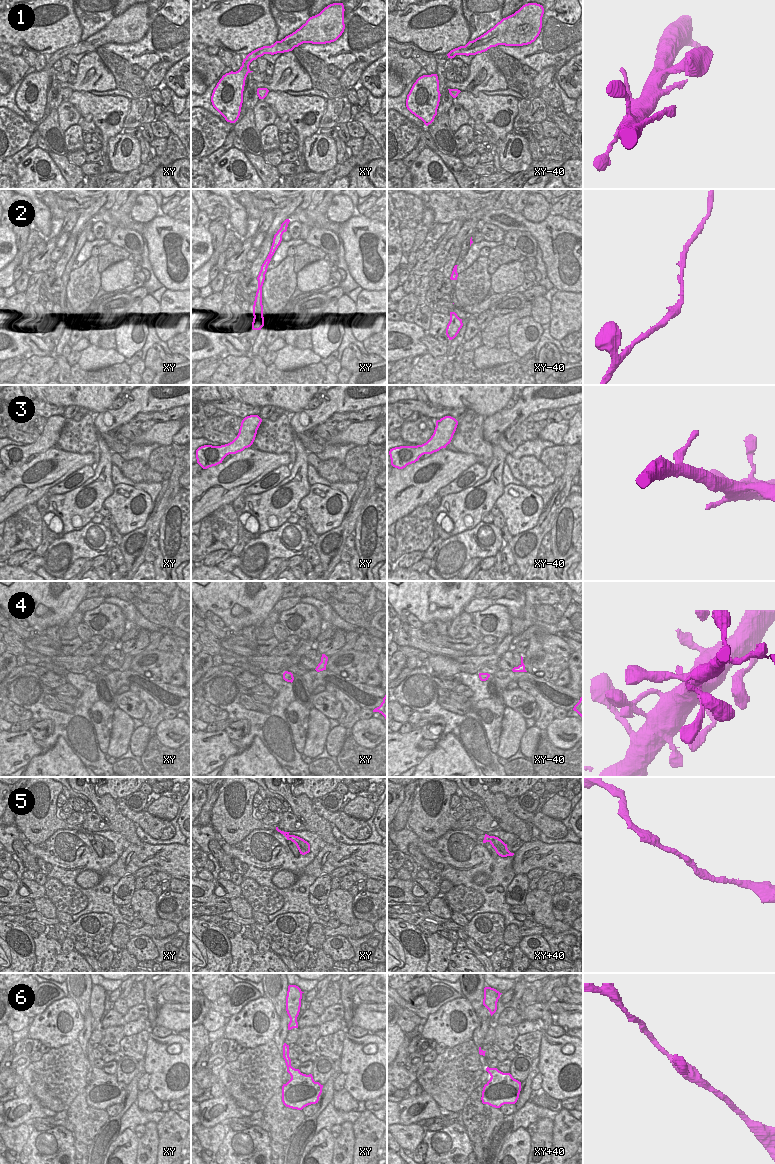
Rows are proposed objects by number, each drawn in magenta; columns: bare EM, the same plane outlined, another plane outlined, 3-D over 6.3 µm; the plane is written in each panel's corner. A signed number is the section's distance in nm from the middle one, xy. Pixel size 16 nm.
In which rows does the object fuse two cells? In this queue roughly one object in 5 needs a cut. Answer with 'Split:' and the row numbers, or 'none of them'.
Split: none of them

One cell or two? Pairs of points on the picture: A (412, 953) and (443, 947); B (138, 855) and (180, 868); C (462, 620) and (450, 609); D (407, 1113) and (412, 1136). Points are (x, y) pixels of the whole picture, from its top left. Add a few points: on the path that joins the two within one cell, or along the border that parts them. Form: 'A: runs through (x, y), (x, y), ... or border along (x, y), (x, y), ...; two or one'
A: border along (425, 938), (428, 962); two
B: runs through (148, 855), (153, 858), (170, 858); one
C: border along (462, 611), (451, 621); two
D: border along (399, 1123), (414, 1124); two

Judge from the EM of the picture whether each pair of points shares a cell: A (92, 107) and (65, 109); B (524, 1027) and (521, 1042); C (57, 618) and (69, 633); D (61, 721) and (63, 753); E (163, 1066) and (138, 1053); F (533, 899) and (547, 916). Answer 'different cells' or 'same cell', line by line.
A: different cells
B: different cells
C: different cells
D: different cells
E: different cells
F: same cell

